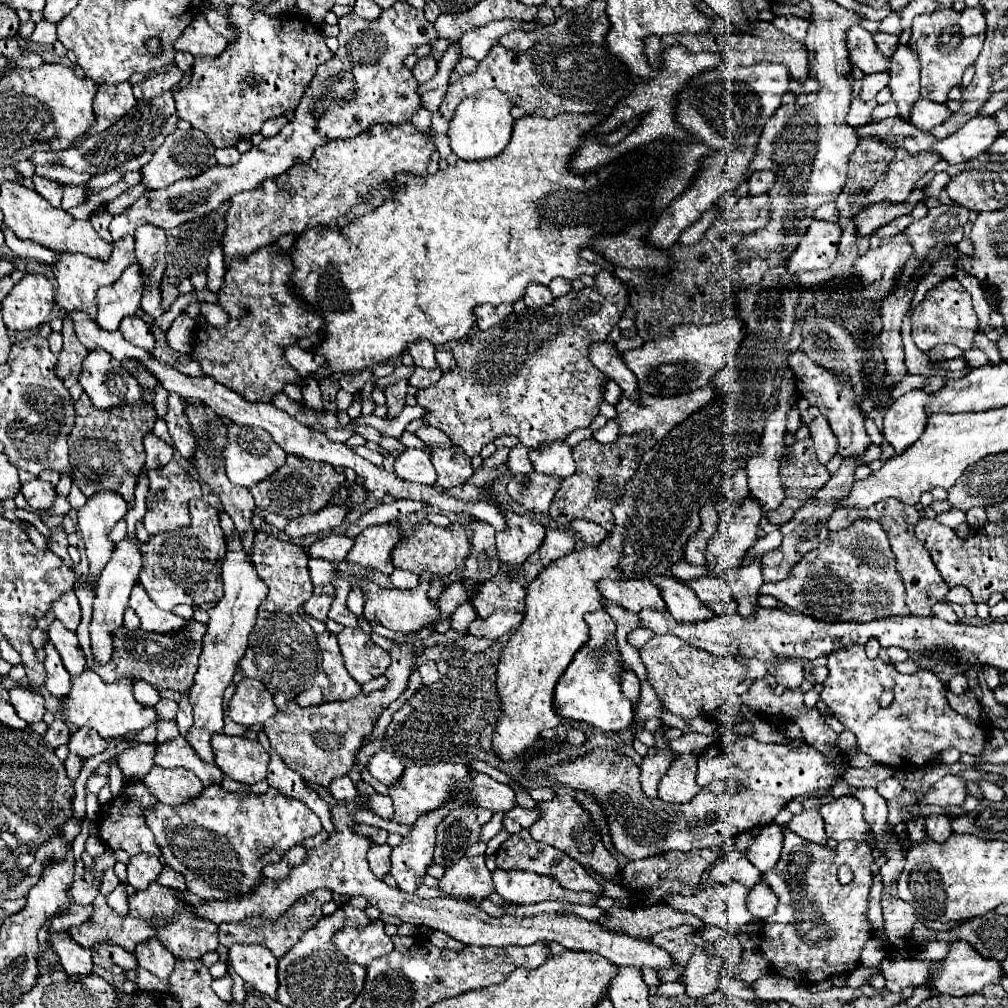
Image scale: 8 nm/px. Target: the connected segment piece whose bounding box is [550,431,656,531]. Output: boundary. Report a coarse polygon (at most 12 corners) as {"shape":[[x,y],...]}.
{"shape":[[580,441],[550,505],[558,525],[614,527],[612,507],[656,441]]}

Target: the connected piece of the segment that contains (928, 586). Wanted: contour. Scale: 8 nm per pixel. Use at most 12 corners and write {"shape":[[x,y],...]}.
{"shape":[[898,499],[840,507],[830,529],[874,519],[888,535],[910,615],[926,617],[948,585],[914,537],[918,511]]}

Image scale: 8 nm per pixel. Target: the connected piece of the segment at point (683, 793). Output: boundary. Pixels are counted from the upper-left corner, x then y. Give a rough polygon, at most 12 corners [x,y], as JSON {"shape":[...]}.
{"shape":[[696,755],[672,761],[658,785],[658,799],[688,803],[700,791]]}

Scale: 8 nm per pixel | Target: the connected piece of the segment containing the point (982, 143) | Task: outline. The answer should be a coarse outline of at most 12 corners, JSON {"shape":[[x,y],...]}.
{"shape":[[972,117],[928,151],[950,165],[988,151],[998,137],[994,117]]}

